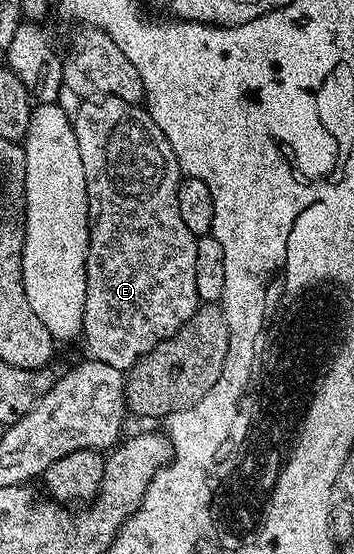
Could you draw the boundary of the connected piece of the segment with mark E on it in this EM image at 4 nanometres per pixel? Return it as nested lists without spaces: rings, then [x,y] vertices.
[[[96,97],[92,100],[82,101],[78,114],[74,116],[73,127],[75,136],[79,140],[79,160],[83,160],[83,172],[87,184],[87,200],[89,201],[89,247],[87,248],[87,260],[85,261],[85,303],[83,304],[83,324],[81,334],[85,338],[85,346],[89,349],[88,357],[94,362],[111,364],[111,368],[128,372],[155,344],[167,340],[179,327],[182,326],[191,315],[197,313],[199,299],[195,288],[195,252],[197,251],[198,235],[183,224],[183,216],[179,216],[179,200],[177,189],[182,180],[182,172],[175,160],[175,152],[171,144],[167,144],[167,136],[151,120],[149,111],[144,105],[119,100],[118,98]]]

